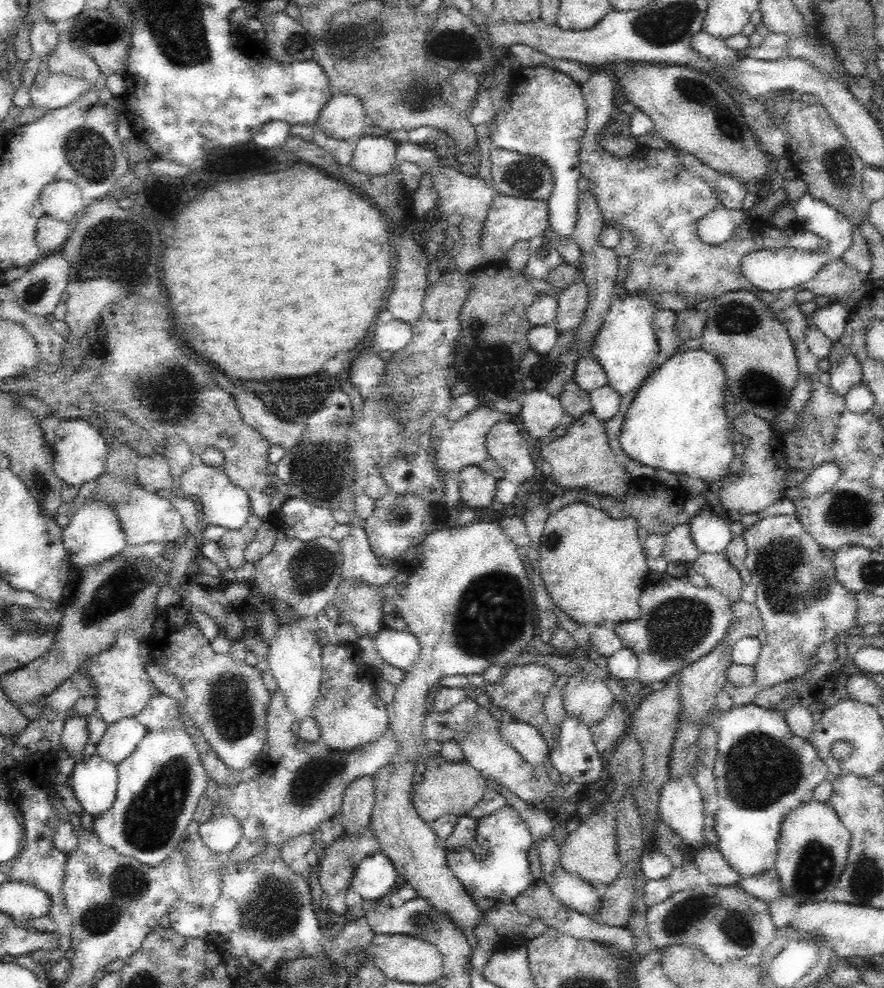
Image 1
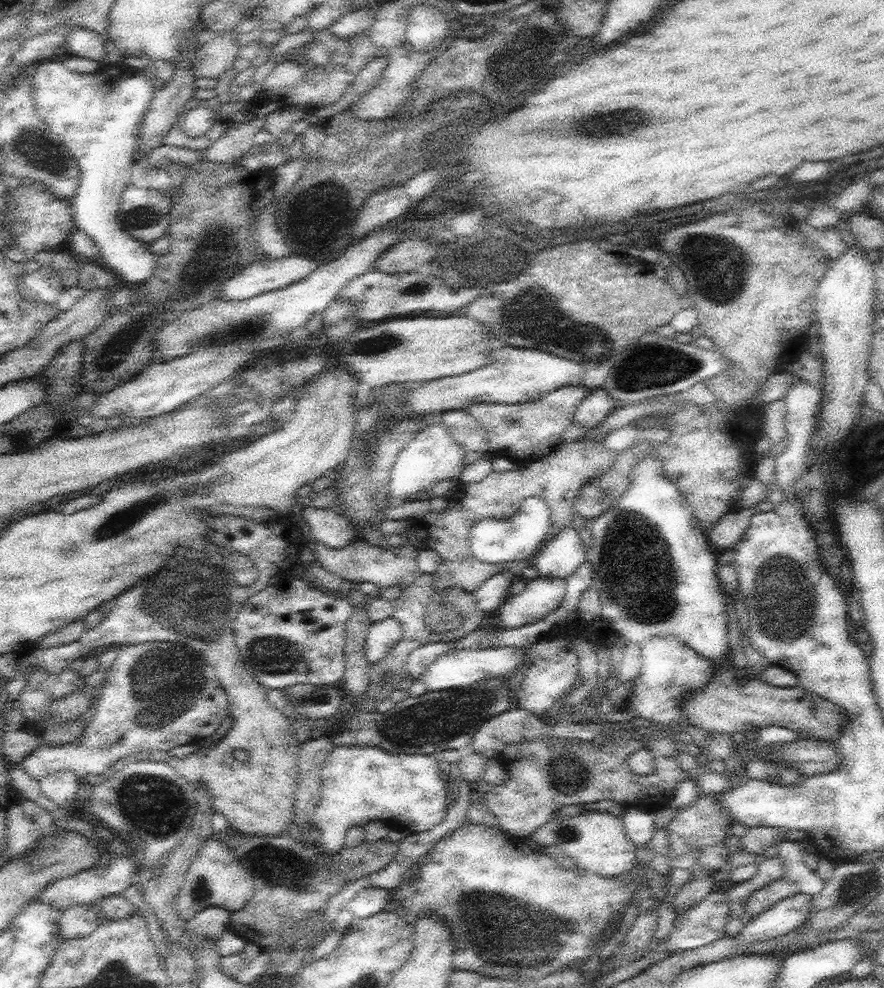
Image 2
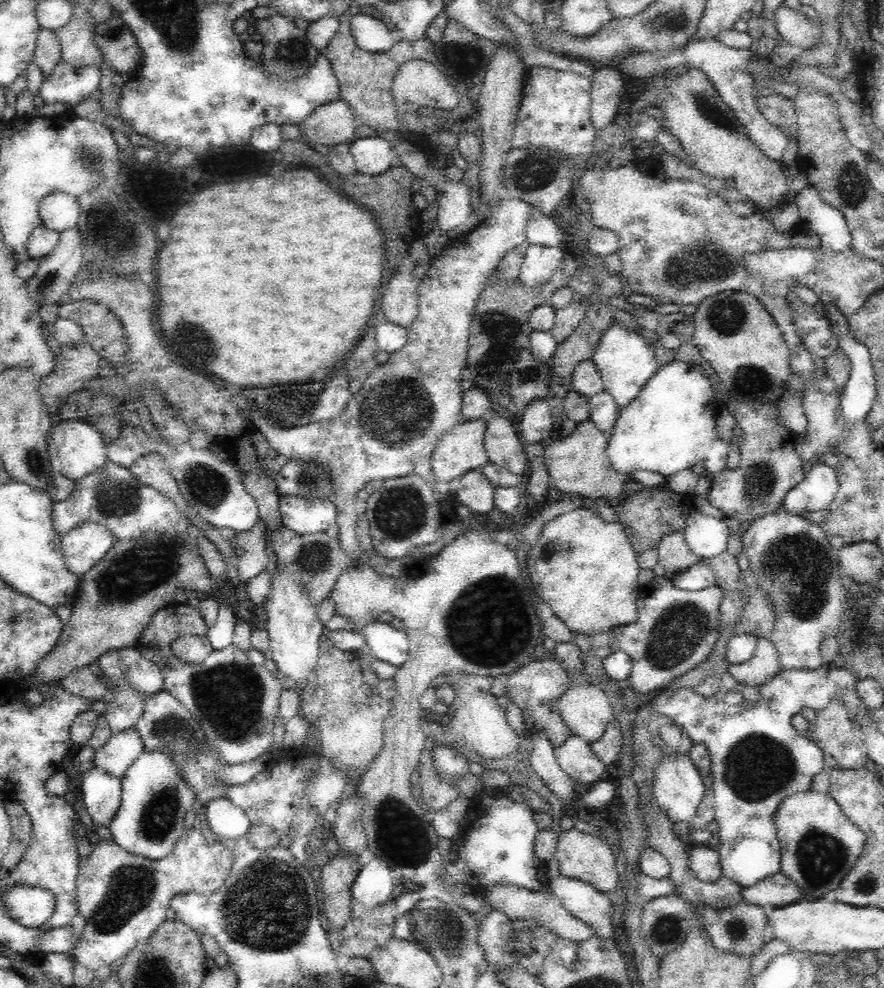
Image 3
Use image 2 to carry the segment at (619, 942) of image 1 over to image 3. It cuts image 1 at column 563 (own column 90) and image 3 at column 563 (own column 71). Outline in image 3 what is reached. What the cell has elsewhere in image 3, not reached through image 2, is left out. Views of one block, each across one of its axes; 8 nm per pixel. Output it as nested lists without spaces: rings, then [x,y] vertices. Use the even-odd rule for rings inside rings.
[[[495,884],[487,888],[484,894],[487,904],[499,914],[504,914],[511,919],[516,920],[534,920],[548,925],[552,931],[558,933],[559,938],[571,940],[574,942],[582,942],[590,938],[593,930],[584,924],[579,918],[572,916],[566,908],[558,902],[553,892],[534,892],[526,887],[518,887],[513,884]]]

